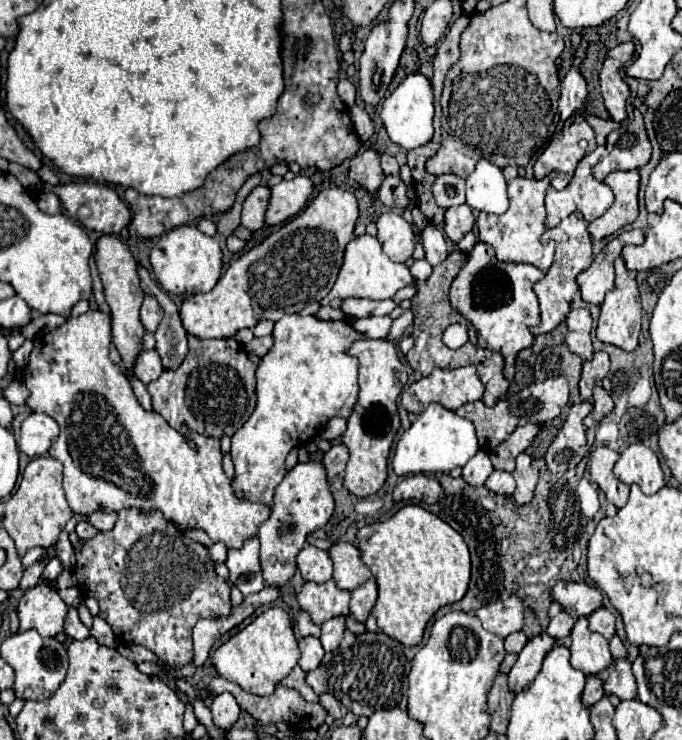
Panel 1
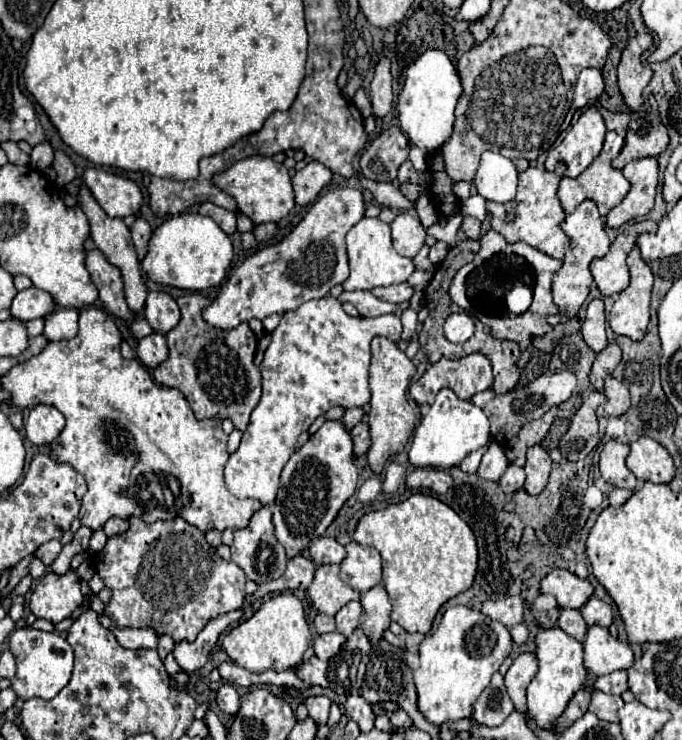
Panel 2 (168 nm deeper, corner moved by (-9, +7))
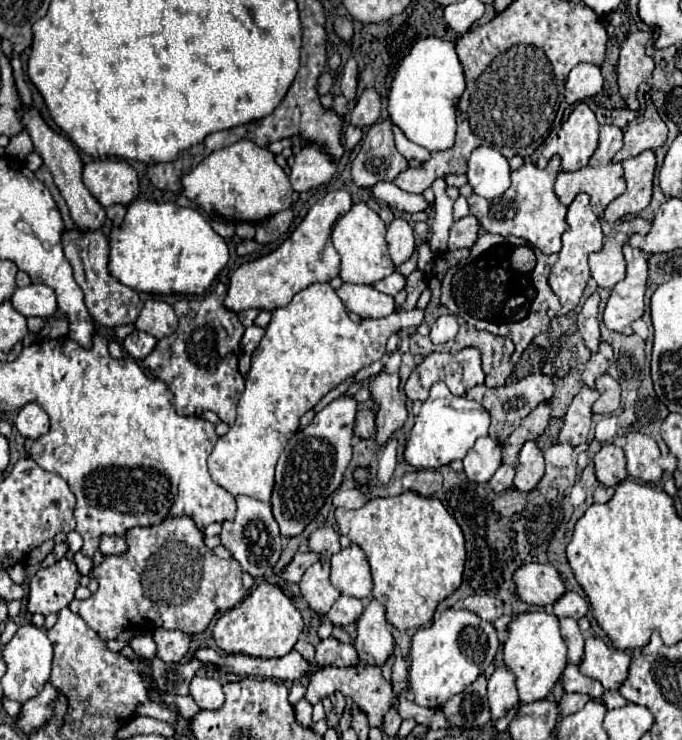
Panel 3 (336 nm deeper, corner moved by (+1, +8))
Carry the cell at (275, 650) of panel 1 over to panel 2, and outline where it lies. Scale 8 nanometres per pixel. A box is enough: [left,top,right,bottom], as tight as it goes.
[224,592,312,672]

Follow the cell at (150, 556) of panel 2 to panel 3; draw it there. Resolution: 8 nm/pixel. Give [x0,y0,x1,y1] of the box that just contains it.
[70,517,244,639]

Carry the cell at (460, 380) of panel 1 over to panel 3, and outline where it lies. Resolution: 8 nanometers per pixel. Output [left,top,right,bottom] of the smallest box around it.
[404,347,484,401]

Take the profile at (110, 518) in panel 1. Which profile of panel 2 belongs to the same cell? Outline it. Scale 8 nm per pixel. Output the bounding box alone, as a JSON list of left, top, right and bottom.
[104,518,128,536]

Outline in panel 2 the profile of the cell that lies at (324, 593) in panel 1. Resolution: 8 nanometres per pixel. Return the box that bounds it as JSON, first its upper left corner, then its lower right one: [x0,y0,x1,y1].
[308,564,360,616]

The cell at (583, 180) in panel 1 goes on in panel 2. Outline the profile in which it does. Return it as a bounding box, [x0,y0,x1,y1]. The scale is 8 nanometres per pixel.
[558,130,630,216]

